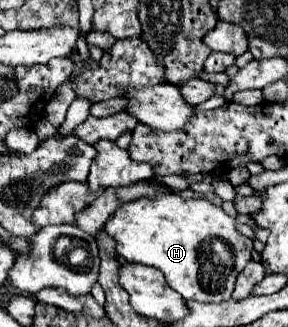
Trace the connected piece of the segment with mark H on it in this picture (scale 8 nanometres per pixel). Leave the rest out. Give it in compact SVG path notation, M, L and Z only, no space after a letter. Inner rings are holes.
M177 193L159 197L141 197L115 211L105 223L109 235L117 241L117 253L129 263L141 263L163 271L167 283L185 299L203 303L221 303L231 299L237 275L251 261L253 241L237 231L237 219L207 199L181 199ZM213 239L229 243L235 263L229 273L221 273L209 243Z

